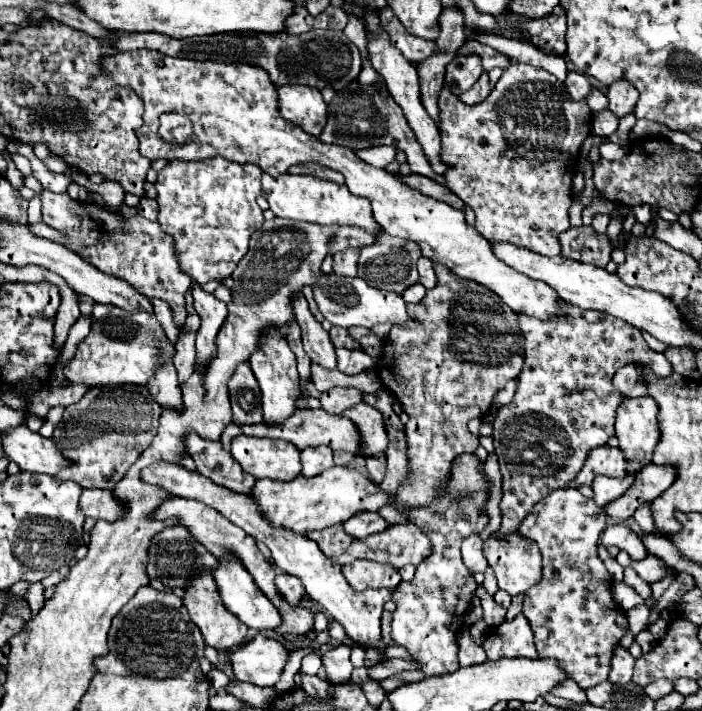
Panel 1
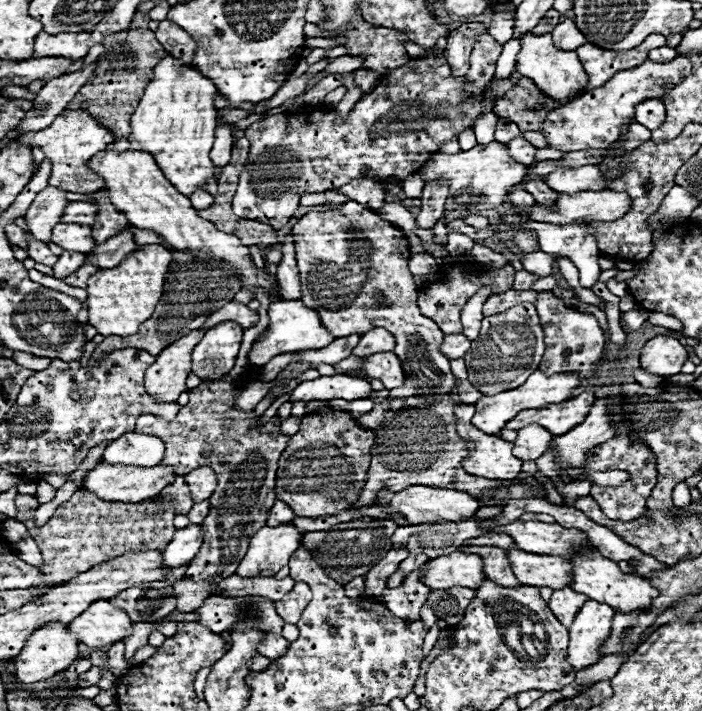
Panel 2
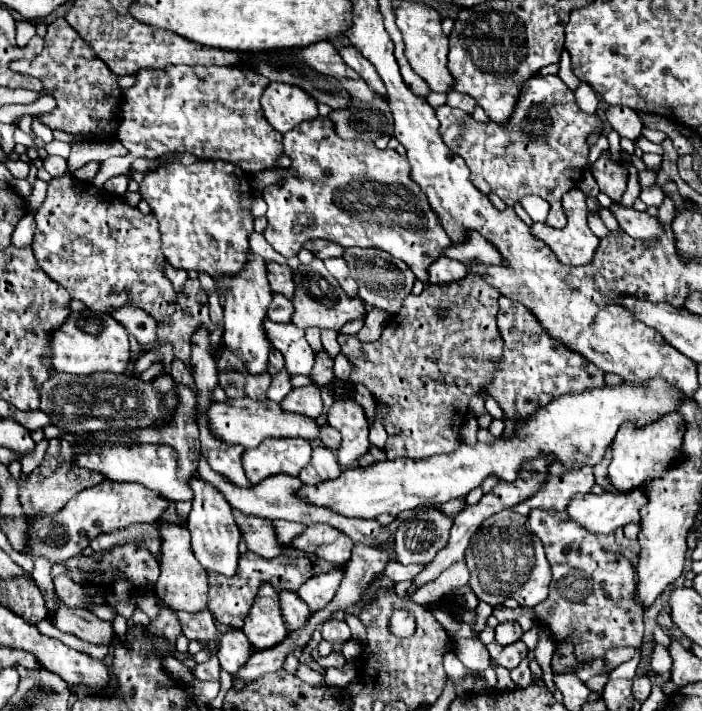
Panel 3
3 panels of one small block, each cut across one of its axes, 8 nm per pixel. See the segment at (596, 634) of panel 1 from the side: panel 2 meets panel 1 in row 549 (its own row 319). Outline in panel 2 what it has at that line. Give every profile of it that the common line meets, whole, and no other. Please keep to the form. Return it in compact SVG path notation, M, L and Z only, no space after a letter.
M540 292L536 308L544 330L544 342L546 342L546 352L540 362L540 370L546 372L548 376L556 372L580 372L582 386L576 390L574 396L578 396L580 392L592 390L596 386L602 386L610 370L614 370L614 364L610 362L610 358L604 358L606 336L598 326L598 320L592 314L582 314L564 306L564 302L556 298L552 292Z

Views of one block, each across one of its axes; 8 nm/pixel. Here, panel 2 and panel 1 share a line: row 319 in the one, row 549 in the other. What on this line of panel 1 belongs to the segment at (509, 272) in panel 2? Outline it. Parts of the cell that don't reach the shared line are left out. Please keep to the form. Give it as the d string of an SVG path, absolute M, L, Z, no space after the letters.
M476 454L458 456L452 462L444 494L438 494L438 498L434 498L428 506L404 512L408 522L414 522L430 540L432 554L416 566L414 580L400 582L392 592L392 602L396 602L396 610L392 612L392 638L396 644L408 648L416 662L422 664L426 676L440 676L458 670L456 634L464 624L464 614L478 586L472 576L464 578L460 544L470 534L480 534L490 520L486 506L492 484L482 466L484 464L476 458Z

